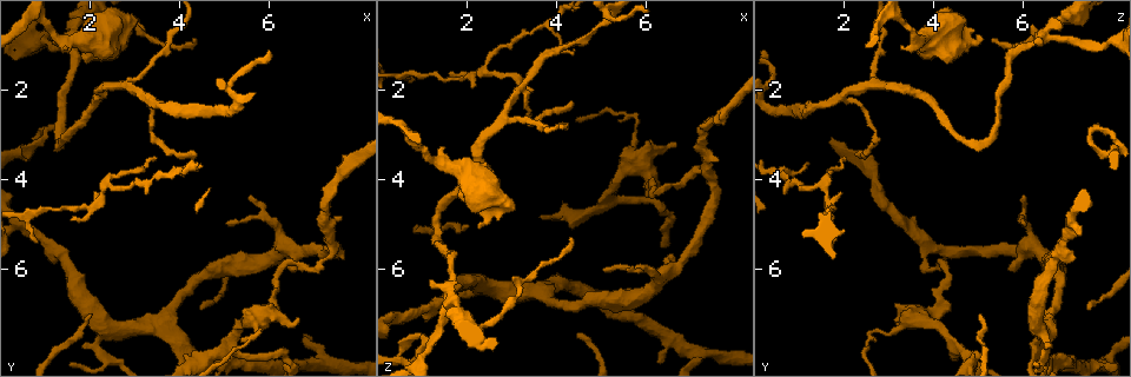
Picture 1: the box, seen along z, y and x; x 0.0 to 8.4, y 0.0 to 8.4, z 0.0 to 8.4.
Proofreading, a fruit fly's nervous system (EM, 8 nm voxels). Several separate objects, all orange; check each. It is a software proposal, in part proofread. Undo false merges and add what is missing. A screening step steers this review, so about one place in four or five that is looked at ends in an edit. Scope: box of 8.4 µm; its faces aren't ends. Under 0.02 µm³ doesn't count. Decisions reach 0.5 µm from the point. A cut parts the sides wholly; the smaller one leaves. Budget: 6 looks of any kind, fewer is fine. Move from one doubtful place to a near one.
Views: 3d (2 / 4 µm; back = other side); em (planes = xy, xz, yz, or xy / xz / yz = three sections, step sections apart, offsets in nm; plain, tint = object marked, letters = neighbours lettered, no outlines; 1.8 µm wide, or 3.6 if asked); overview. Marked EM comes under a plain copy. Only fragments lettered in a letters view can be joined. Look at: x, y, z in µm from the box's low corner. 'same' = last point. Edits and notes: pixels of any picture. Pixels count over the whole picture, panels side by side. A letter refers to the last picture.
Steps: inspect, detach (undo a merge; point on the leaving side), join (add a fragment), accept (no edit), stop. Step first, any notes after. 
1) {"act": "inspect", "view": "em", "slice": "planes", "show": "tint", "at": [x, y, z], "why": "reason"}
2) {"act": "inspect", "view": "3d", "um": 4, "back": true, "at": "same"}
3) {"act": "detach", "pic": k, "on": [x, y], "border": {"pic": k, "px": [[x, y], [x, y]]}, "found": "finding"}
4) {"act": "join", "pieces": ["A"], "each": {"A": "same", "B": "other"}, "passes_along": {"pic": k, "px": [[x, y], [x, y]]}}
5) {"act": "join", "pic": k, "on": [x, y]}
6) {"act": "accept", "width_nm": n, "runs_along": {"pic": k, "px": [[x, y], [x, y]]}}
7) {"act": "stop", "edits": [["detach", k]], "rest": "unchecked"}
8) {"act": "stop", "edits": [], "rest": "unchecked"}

{"act": "inspect", "view": "3d", "um": 4, "at": [2.30, 0.80, 5.05], "why": "free end"}

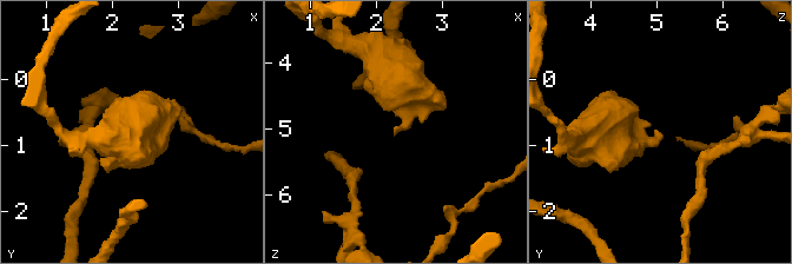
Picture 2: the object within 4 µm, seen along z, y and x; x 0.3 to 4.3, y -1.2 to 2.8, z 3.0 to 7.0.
{"act": "inspect", "view": "em", "slice": "planes", "show": "letters", "at": [2.30, 0.80, 5.05], "why": "shape alone is not enough"}

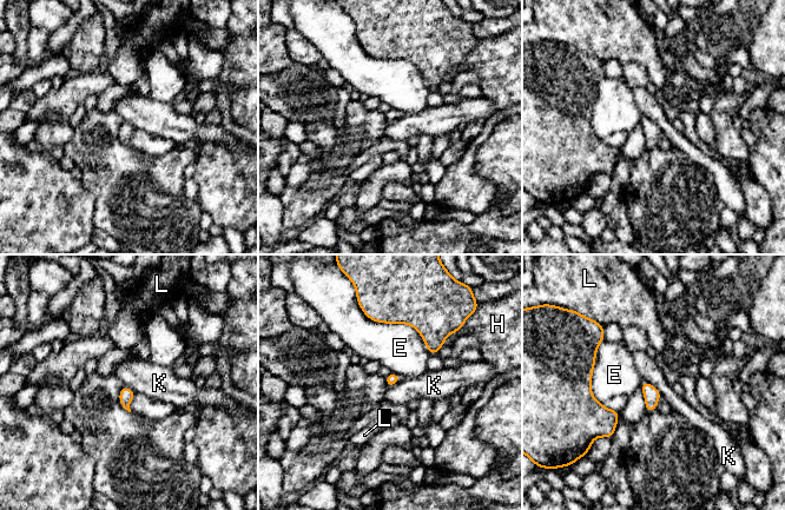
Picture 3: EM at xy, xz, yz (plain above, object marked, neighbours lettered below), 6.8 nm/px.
{"act": "accept", "each": {"E": "other", "H": "other", "K": "other", "L": "other"}, "border": {"pic": 3, "px": [[642, 379], [647, 381], [663, 396]]}, "found": "no lettered fragment goes on from it"}

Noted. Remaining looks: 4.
{"act": "inspect", "view": "em", "um": 3.6, "slice": "yz", "step": 4, "show": "tint", "at": [1.65, 0.75, 6.65], "why": "calibre changes"}

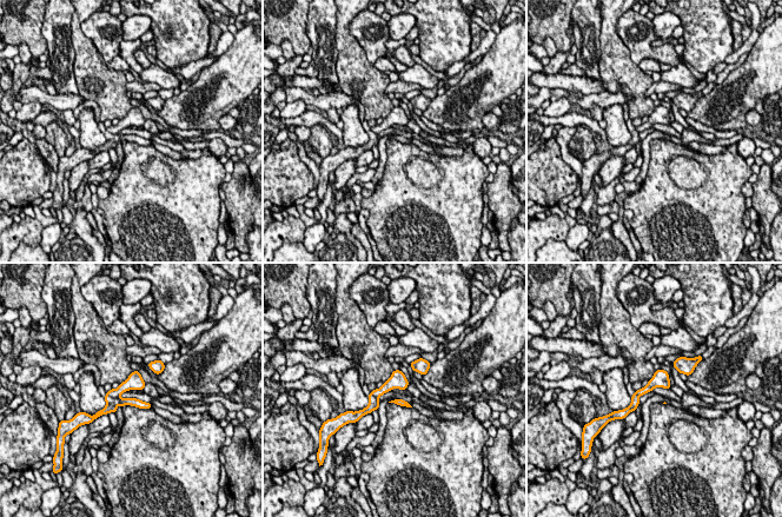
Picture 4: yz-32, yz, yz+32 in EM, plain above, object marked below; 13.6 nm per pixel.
{"act": "inspect", "view": "em", "um": 3.6, "slice": "planes", "show": "letters", "at": "same", "why": "another direction"}

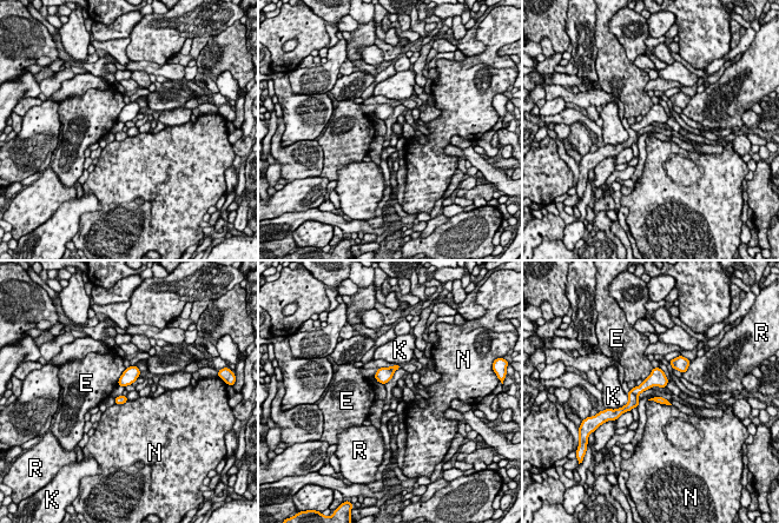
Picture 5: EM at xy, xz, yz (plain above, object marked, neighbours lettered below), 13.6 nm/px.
{"act": "detach", "pic": 5, "on": [383, 375], "longest_contact_nm": ["N", 340], "each": {"E": "other", "K": "other", "N": "other", "R": "other"}, "border": {"pic": 5, "px": [[384, 368], [393, 371]]}, "found": "two neurons meet here"}

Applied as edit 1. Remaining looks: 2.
{"act": "inspect", "view": "em", "slice": "yz", "step": 16, "show": "tint", "at": [1.60, 4.95, 1.70], "why": "an open end"}

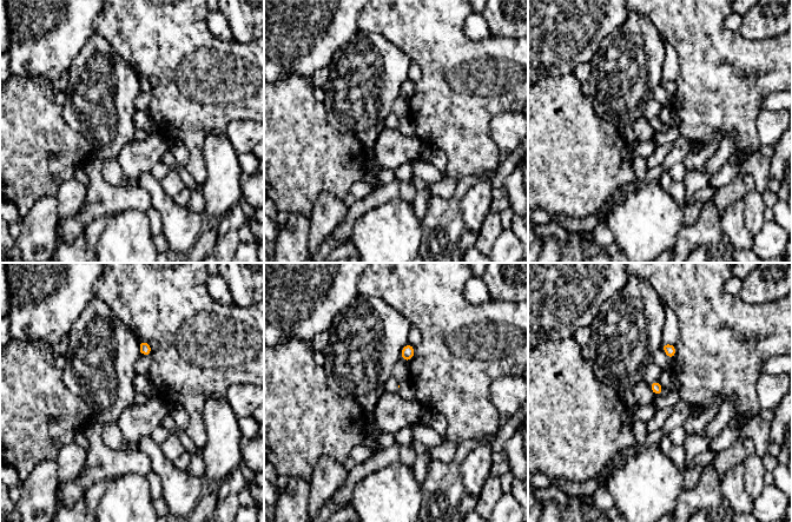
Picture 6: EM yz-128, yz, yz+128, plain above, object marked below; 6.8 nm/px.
{"act": "inspect", "view": "em", "slice": "planes", "show": "letters", "at": "same"}

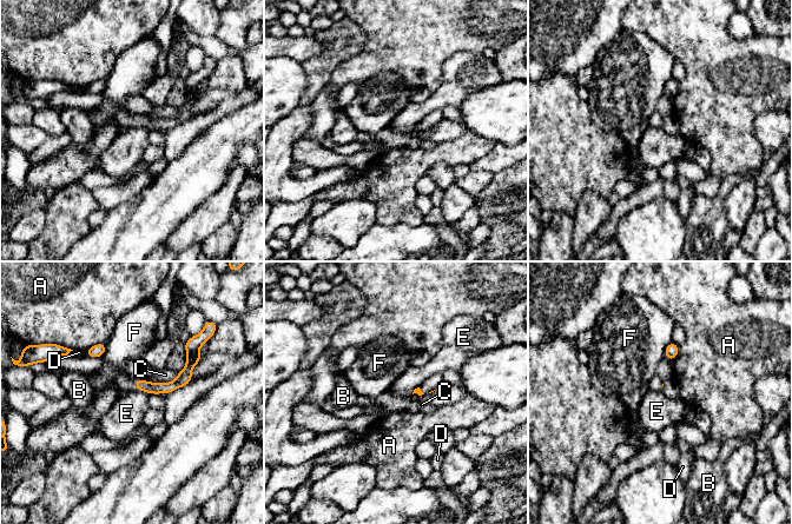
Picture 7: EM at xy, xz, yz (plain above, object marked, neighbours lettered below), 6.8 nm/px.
{"act": "detach", "pic": 7, "on": [183, 378], "each": {"A": "other", "B": "other", "C": "other", "D": "other", "E": "other", "F": "other"}, "part_leaving": {"pic": 7, "px": [[192, 357], [173, 385], [138, 387]]}, "found": "a second neuron is stuck on"}

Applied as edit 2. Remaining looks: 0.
{"act": "stop", "edits": [["detach", 5], ["detach", 7]], "rest": "unchecked"}

